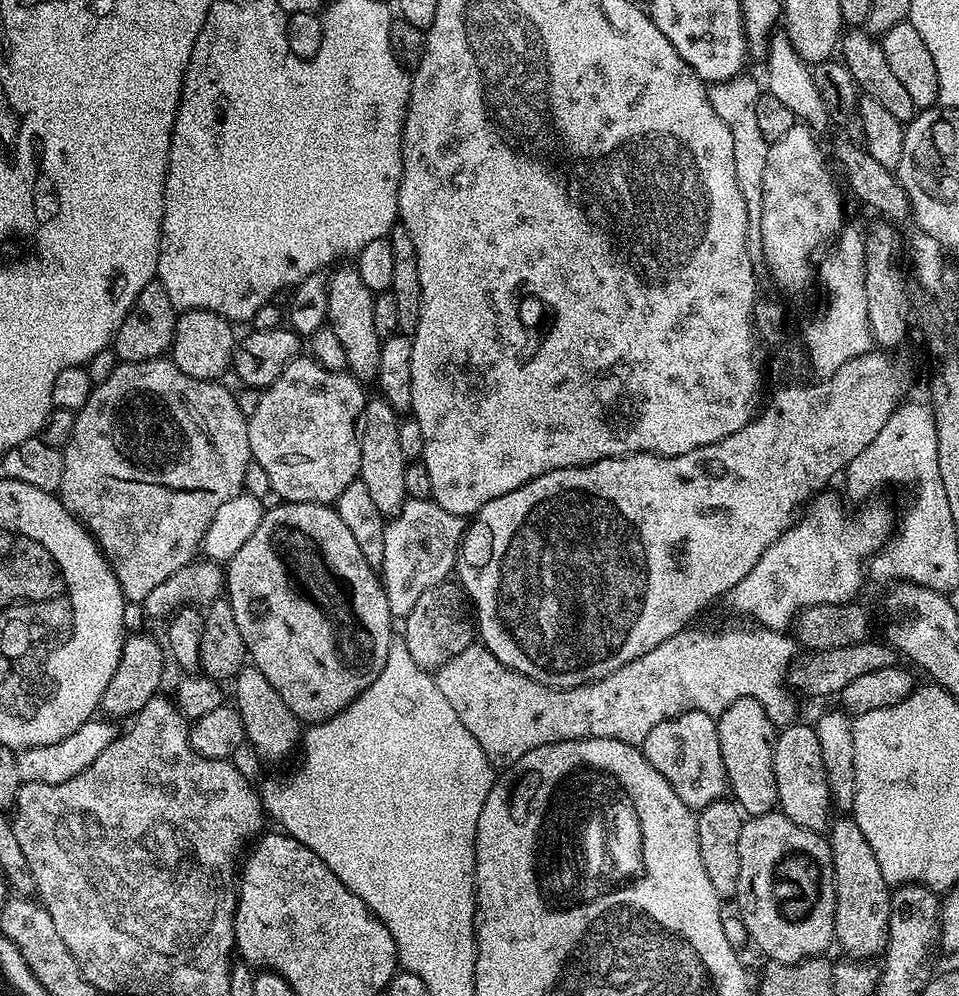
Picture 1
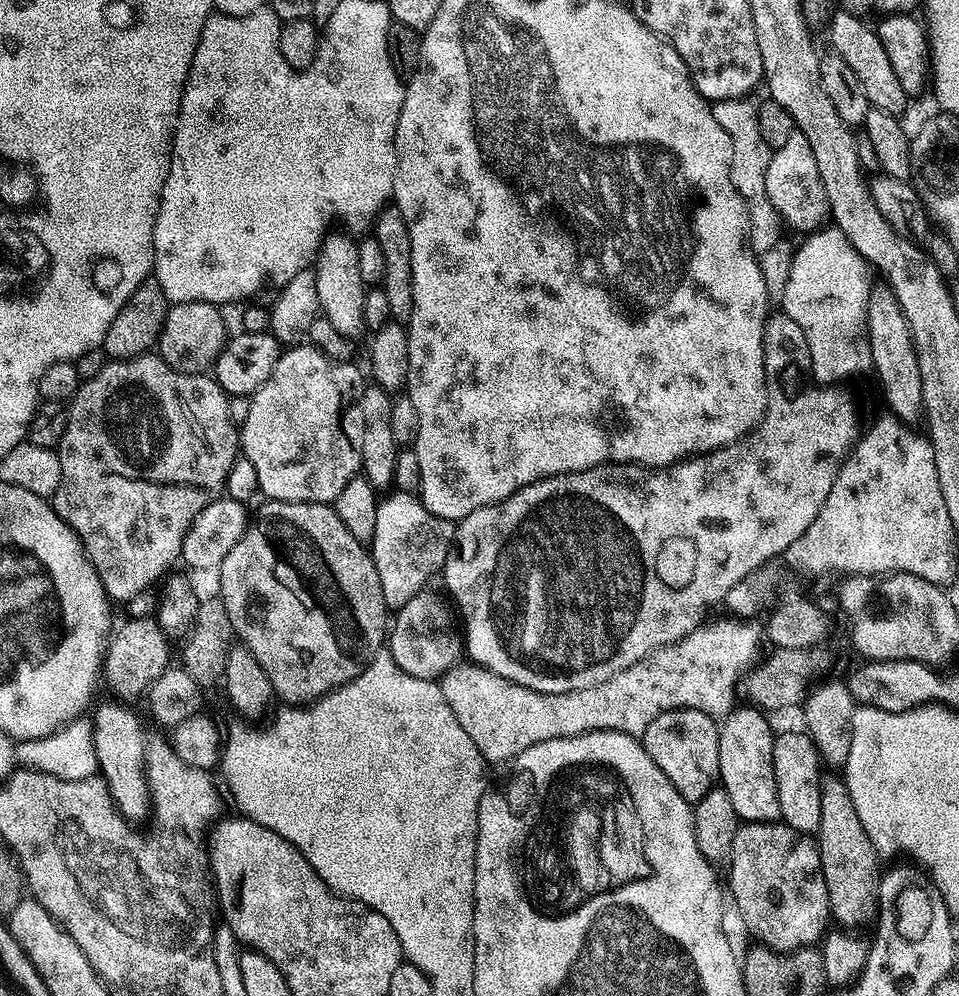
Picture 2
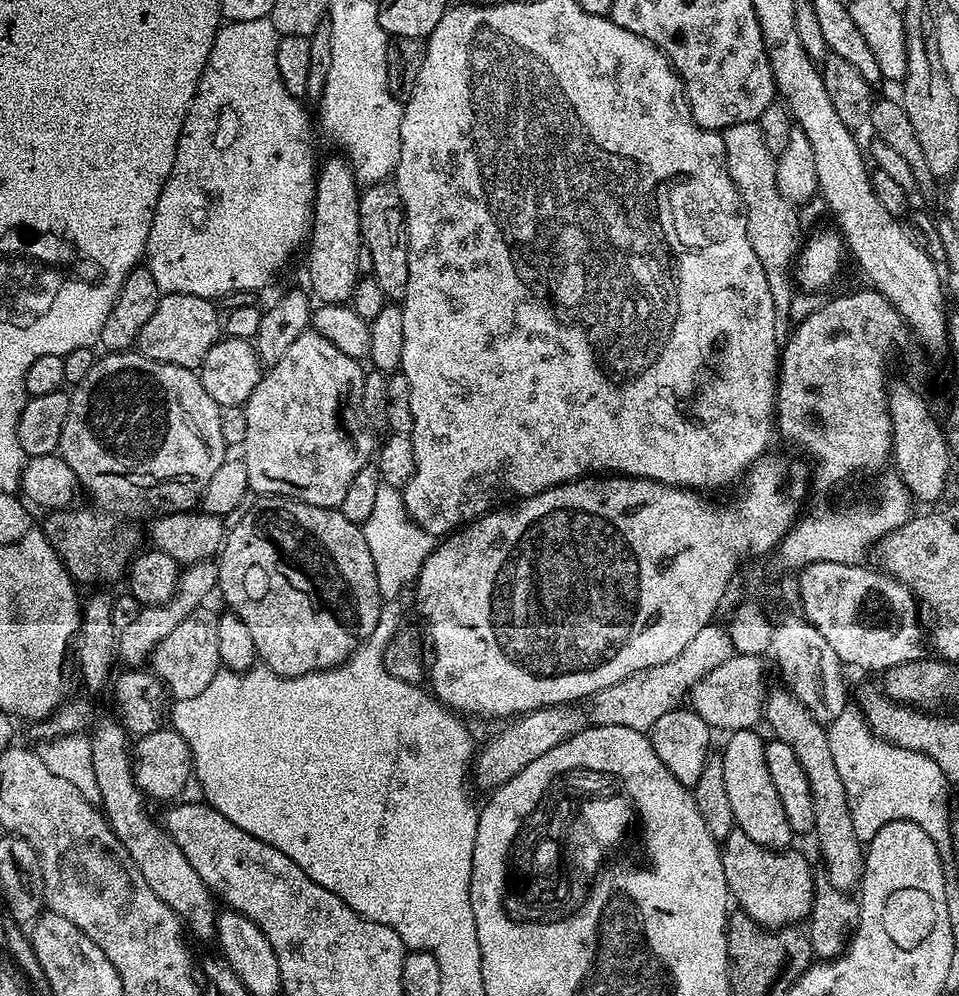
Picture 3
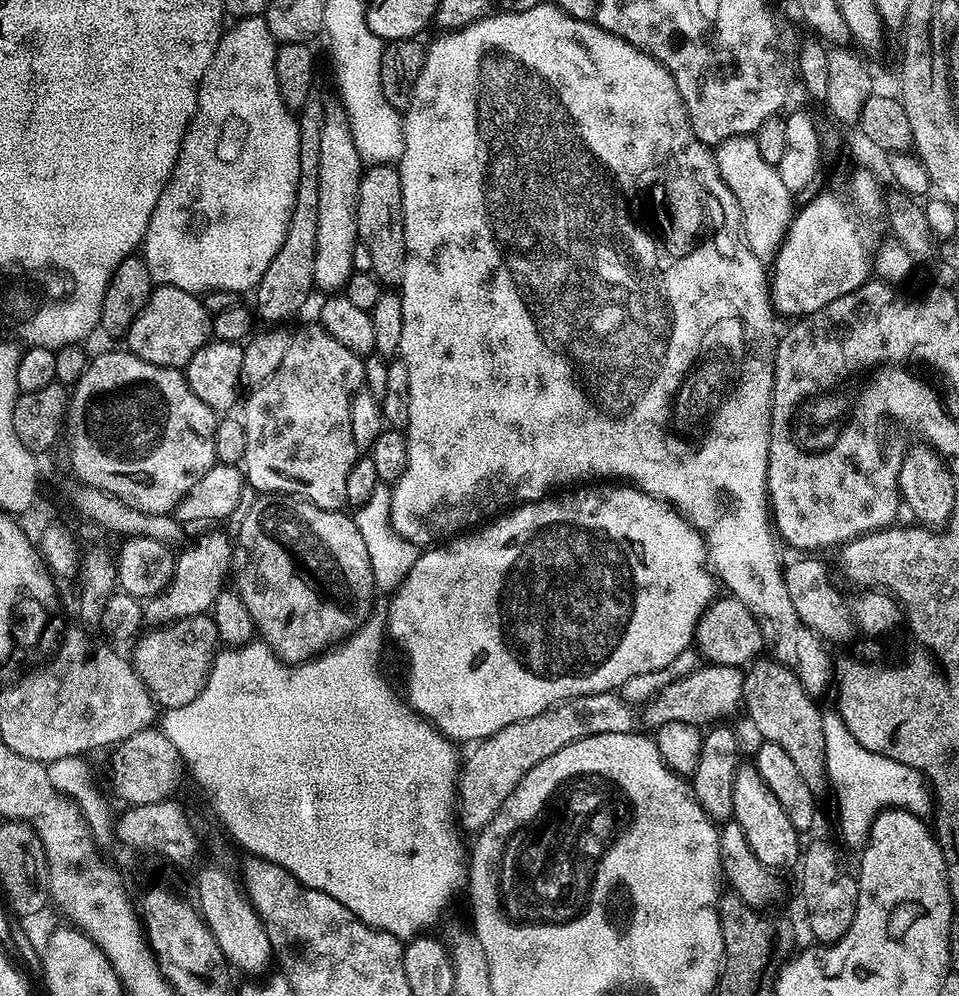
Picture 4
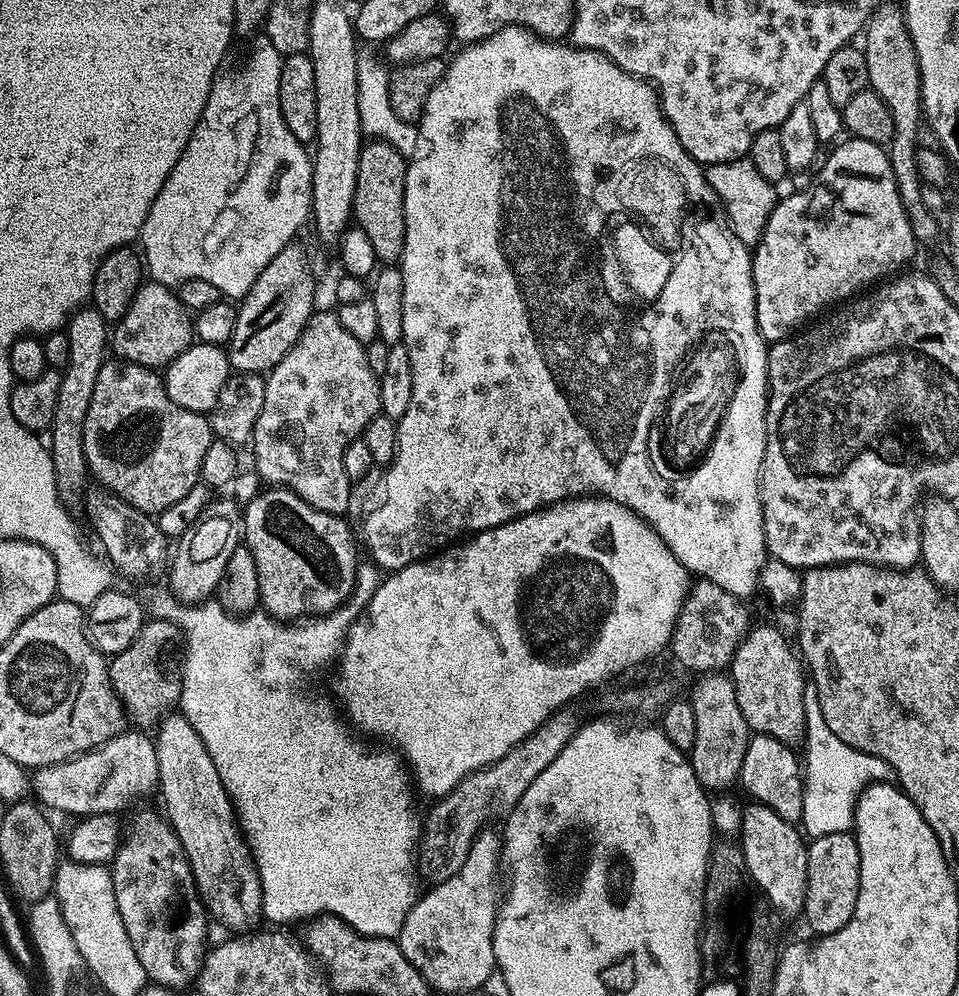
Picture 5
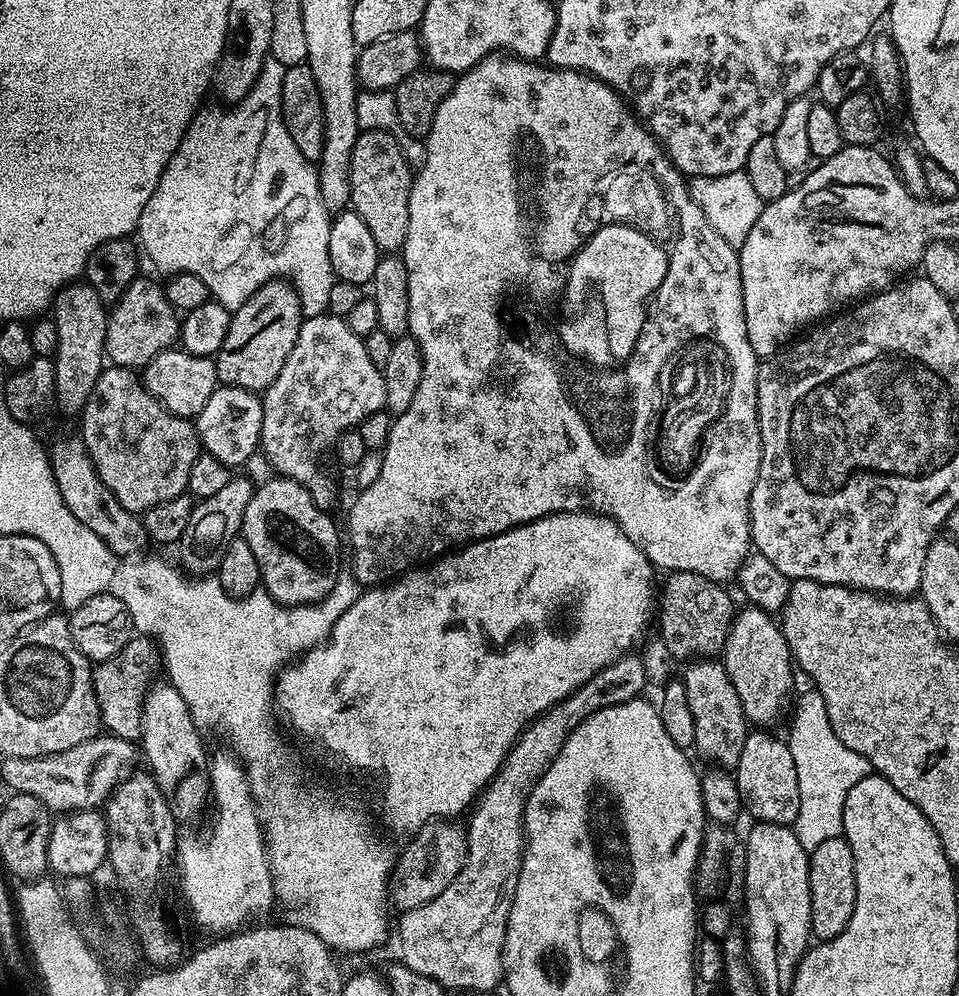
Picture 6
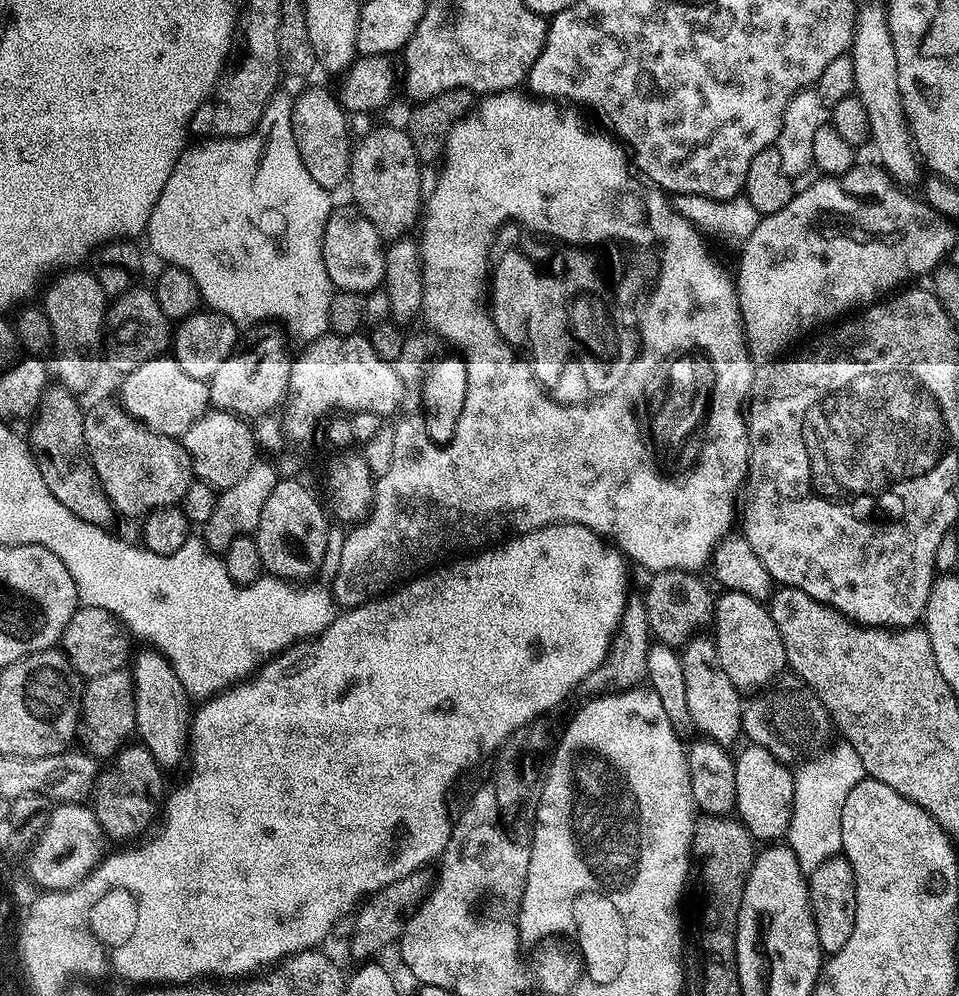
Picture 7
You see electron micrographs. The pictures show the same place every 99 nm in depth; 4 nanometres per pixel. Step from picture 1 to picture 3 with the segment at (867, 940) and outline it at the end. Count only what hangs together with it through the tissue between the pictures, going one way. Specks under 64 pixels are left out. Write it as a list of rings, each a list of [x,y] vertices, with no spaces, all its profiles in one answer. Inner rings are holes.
[[[779,687],[773,692],[771,689],[764,697],[764,720],[772,727],[771,735],[786,742],[786,746],[794,750],[802,770],[806,770],[806,782],[810,782],[810,798],[814,798],[814,839],[824,859],[823,875],[827,876],[830,886],[851,893],[863,881],[866,848],[858,834],[854,834],[854,826],[850,822],[850,802],[846,798],[846,786],[842,786],[842,777],[838,774],[838,766],[830,750],[827,727],[815,720],[810,710],[806,710],[806,706],[802,706],[802,702],[798,702],[798,698],[794,698],[787,687]]]

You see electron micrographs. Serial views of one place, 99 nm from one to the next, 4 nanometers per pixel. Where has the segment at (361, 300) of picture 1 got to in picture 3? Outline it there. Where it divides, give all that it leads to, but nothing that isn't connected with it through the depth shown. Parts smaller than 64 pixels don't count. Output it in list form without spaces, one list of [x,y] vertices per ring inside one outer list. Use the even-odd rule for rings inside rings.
[[[335,155],[330,157],[325,164],[321,163],[316,174],[316,194],[312,202],[310,239],[306,244],[306,249],[308,248],[309,284],[307,284],[307,287],[310,289],[311,295],[321,304],[349,303],[356,281],[361,275],[358,270],[358,250],[362,247],[360,219],[358,218],[361,189],[358,187],[356,175],[352,172],[352,165],[343,155]]]

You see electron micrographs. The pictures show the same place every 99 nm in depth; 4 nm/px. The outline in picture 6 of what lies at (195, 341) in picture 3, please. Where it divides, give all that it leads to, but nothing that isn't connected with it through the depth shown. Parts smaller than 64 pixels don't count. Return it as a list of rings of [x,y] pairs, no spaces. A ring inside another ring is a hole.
[[[138,278],[125,290],[122,298],[111,305],[104,343],[105,357],[119,368],[143,370],[158,354],[169,351],[177,343],[181,323],[181,317],[170,306],[163,287],[152,280]]]

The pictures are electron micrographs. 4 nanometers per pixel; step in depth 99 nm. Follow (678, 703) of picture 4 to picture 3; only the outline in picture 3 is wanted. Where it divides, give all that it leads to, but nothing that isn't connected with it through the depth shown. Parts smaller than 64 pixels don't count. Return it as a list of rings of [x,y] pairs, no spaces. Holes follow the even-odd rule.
[[[734,654],[722,666],[716,666],[706,674],[690,693],[690,708],[702,717],[713,730],[721,728],[724,734],[731,734],[747,728],[755,729],[756,723],[764,720],[764,663],[758,656]]]

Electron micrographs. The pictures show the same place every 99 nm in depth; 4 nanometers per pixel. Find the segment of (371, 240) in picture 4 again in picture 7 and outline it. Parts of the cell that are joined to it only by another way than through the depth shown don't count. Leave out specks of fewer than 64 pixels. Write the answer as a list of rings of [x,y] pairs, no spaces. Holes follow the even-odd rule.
[[[373,127],[371,132],[365,132],[359,137],[360,145],[351,149],[352,163],[348,165],[347,183],[352,184],[351,203],[360,209],[360,213],[378,230],[381,240],[391,242],[407,237],[408,232],[417,227],[422,216],[422,185],[420,182],[420,170],[422,161],[416,154],[416,148],[412,145],[412,139],[403,127],[380,128]]]

